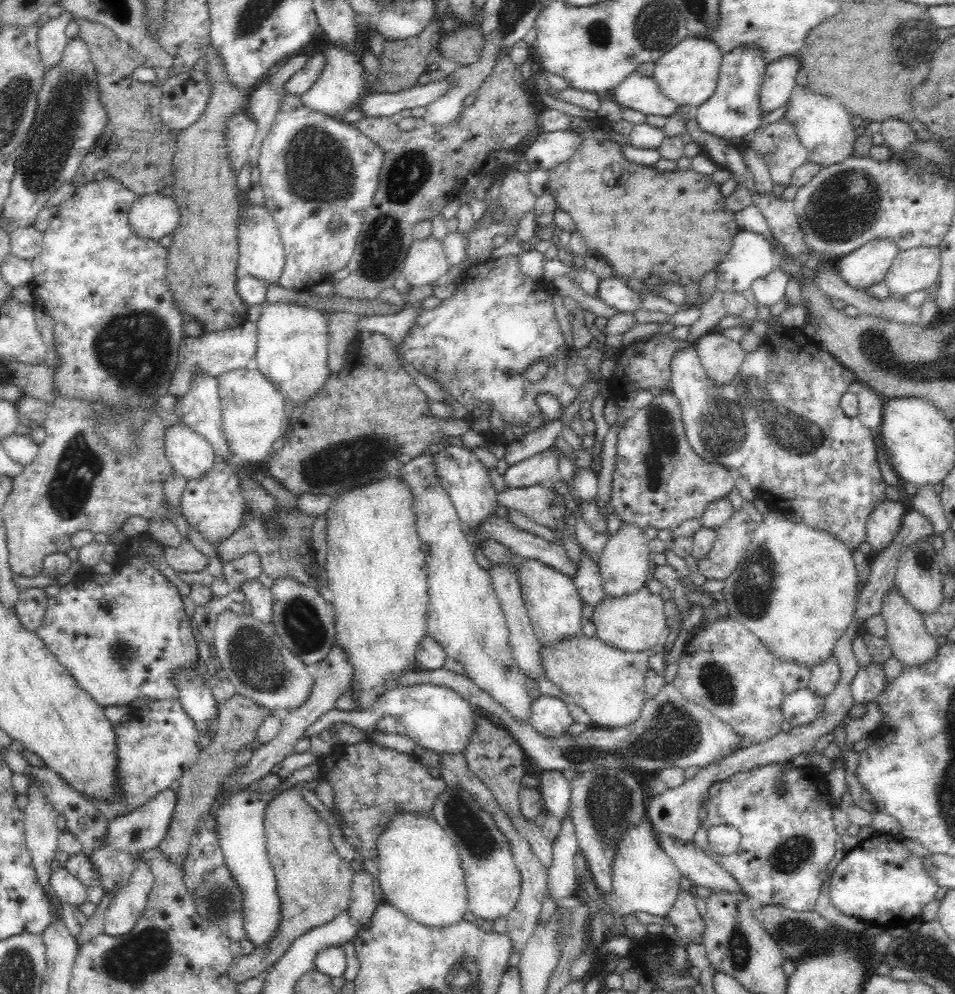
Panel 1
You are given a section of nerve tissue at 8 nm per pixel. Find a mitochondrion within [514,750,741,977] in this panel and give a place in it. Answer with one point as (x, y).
(609, 803)

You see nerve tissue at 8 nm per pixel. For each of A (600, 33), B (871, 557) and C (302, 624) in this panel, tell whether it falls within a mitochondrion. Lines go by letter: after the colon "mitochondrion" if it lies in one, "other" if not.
A: mitochondrion
B: other
C: mitochondrion

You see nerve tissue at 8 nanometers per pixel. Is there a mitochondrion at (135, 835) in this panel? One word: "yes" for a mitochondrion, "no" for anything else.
yes

